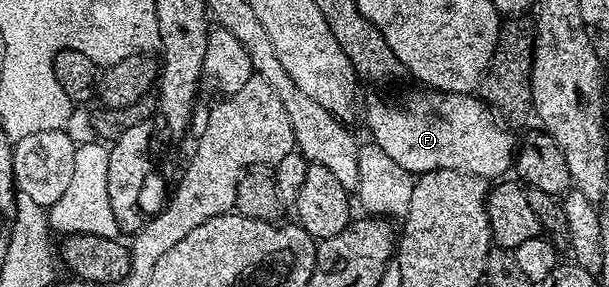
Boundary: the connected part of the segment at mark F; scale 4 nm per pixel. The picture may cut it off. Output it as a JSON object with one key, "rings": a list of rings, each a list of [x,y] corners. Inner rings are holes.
{"rings":[[[421,92],[407,103],[406,109],[397,109],[396,106],[385,105],[382,101],[374,101],[366,109],[366,125],[374,136],[371,137],[373,144],[379,145],[384,155],[388,155],[388,159],[400,163],[400,167],[404,167],[404,171],[412,175],[421,175],[437,169],[451,169],[477,177],[498,179],[505,174],[502,173],[505,169],[511,168],[516,156],[516,137],[514,141],[508,130],[498,126],[499,118],[481,97],[469,93]]]}

